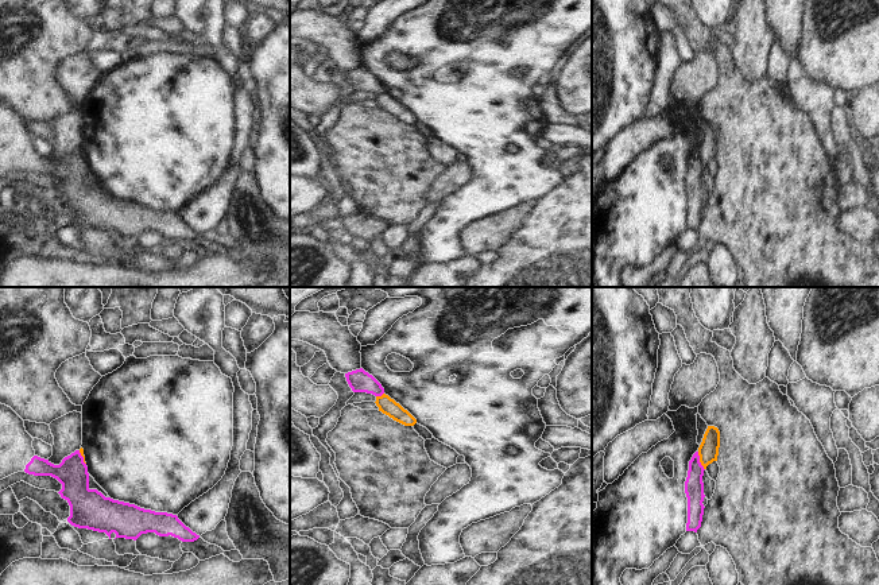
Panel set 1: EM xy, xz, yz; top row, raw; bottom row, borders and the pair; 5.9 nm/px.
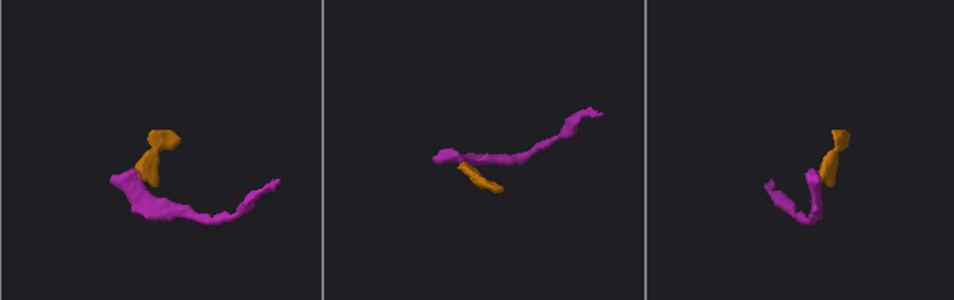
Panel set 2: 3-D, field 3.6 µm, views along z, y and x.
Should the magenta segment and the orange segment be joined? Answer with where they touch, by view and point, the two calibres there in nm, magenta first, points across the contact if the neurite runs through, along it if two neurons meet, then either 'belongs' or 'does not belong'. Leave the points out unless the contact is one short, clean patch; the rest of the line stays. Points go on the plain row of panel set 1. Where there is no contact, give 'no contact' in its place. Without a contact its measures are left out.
meets magenta in yz at (699, 159); 110 nm thick on the magenta side, 120 nm on the other; border along yz (697, 150), (699, 159), (704, 167); does not belong

